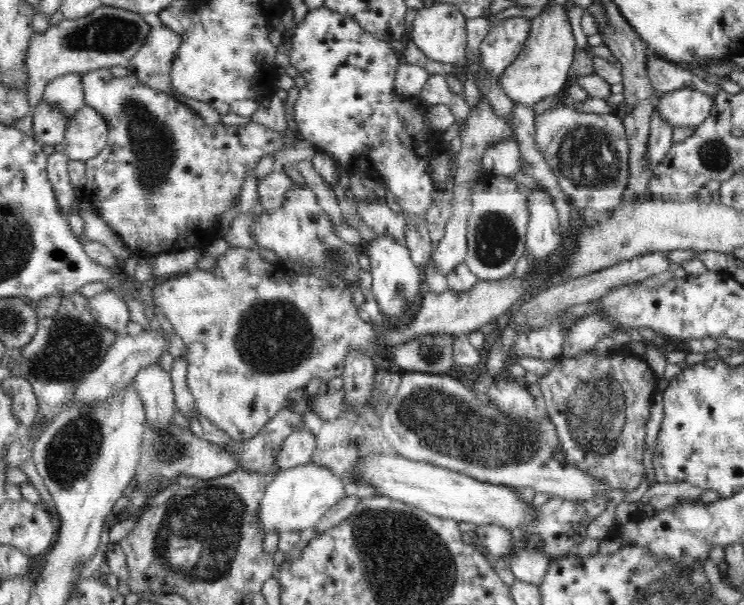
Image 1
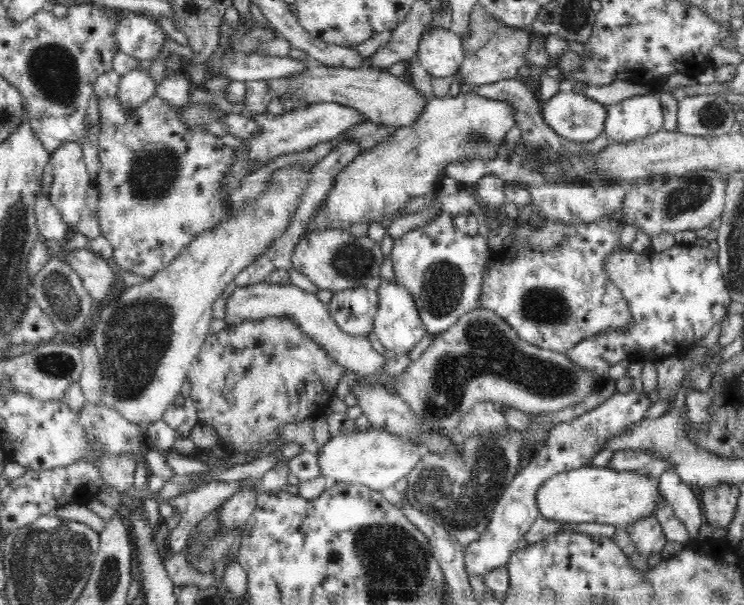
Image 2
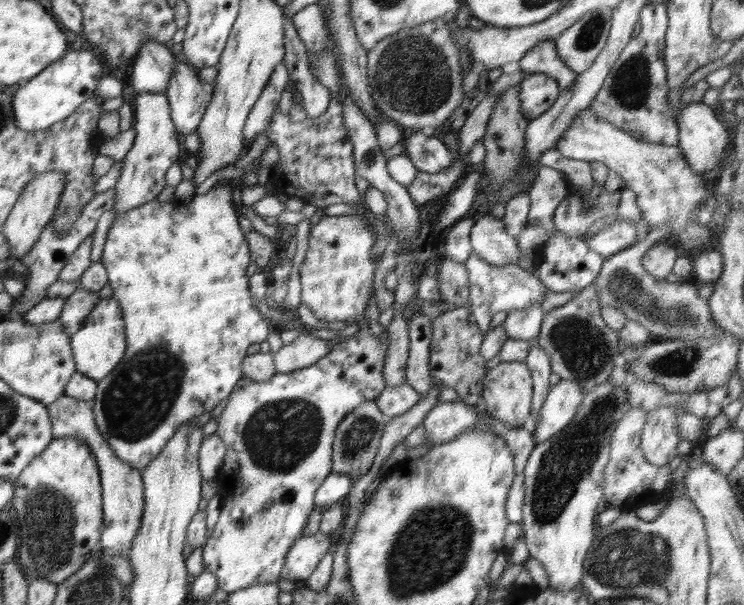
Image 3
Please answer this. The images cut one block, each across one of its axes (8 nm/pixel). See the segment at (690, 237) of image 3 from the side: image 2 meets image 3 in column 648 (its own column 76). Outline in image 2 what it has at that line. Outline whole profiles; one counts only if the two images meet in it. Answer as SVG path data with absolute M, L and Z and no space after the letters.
M65 142L51 152L50 166L54 180L45 190L49 201L59 210L62 220L70 227L77 224L87 211L86 190L90 183L82 147L77 142Z

